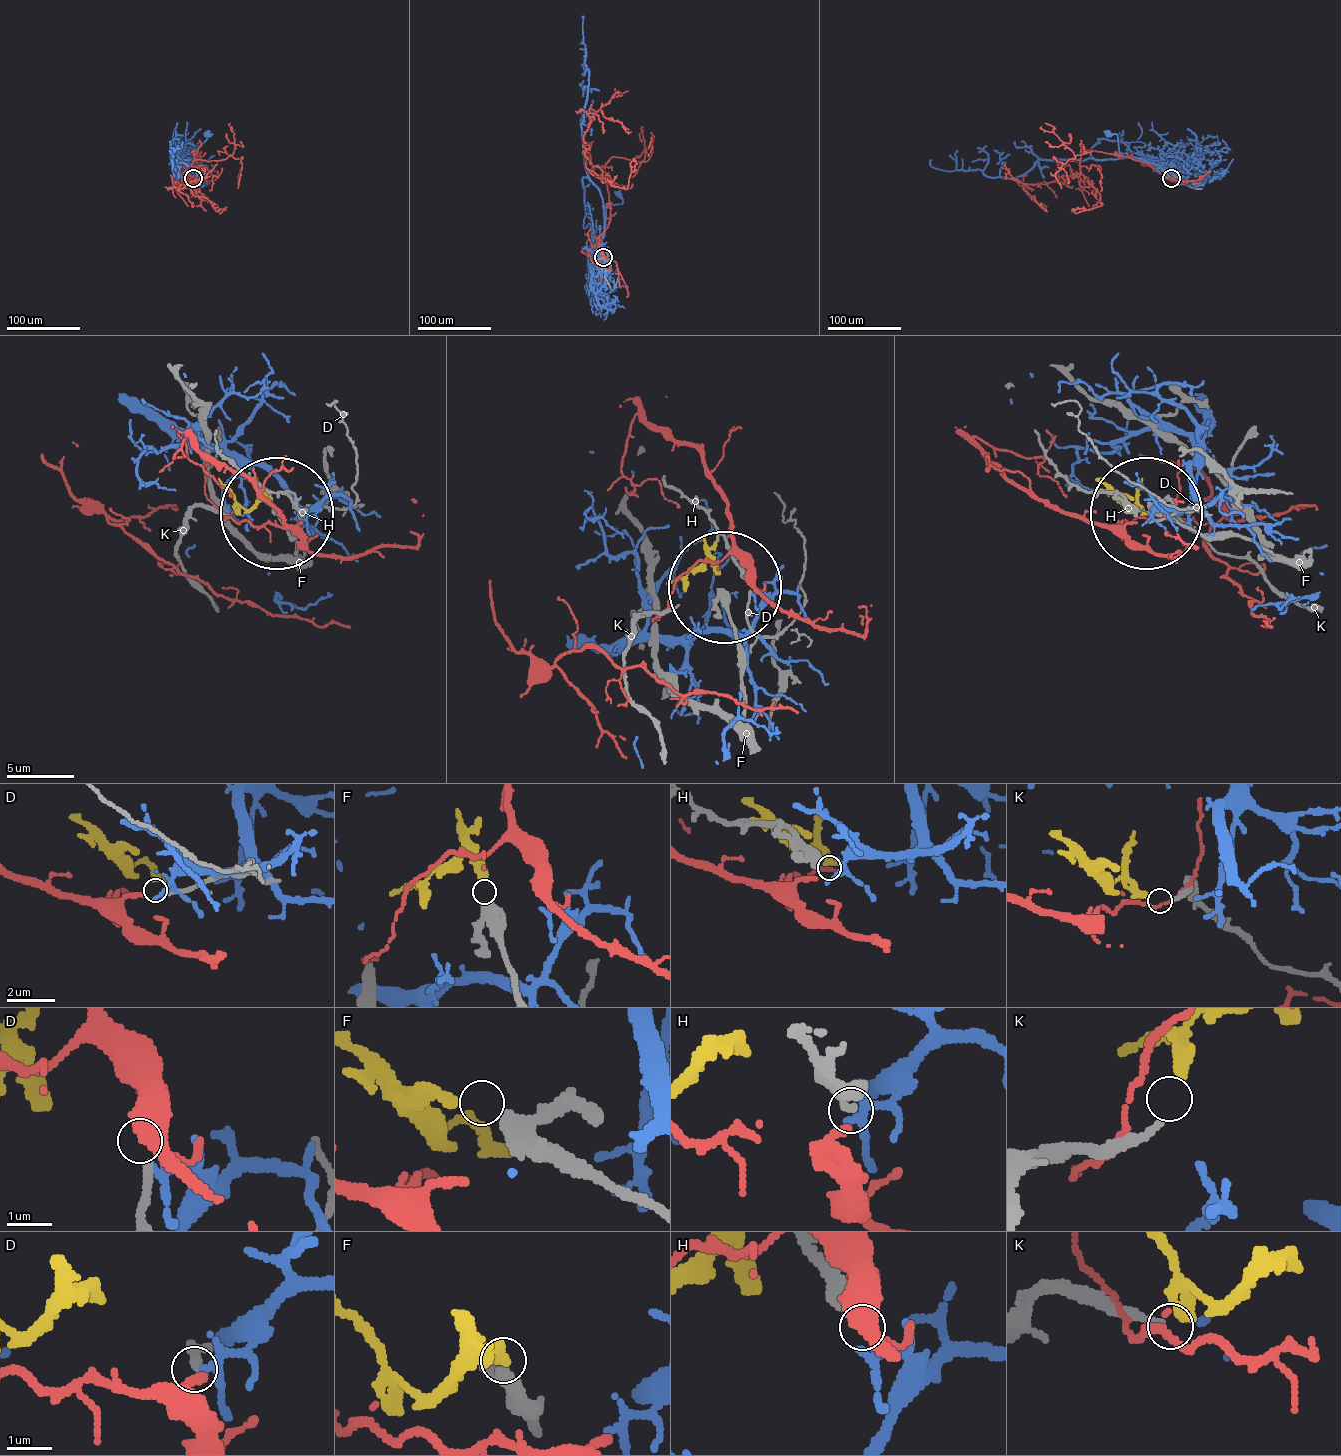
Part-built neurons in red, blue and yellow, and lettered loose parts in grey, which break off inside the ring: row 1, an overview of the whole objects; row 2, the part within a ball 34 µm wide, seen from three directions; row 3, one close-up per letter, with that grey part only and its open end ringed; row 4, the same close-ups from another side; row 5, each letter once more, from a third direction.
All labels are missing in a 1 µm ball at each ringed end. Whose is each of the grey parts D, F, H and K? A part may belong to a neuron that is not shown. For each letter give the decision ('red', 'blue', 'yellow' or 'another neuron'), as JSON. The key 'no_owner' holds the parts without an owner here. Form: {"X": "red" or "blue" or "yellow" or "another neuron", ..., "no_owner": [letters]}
{"D": "red", "F": "another neuron", "H": "another neuron", "K": "yellow", "no_owner": ["F", "H"]}

